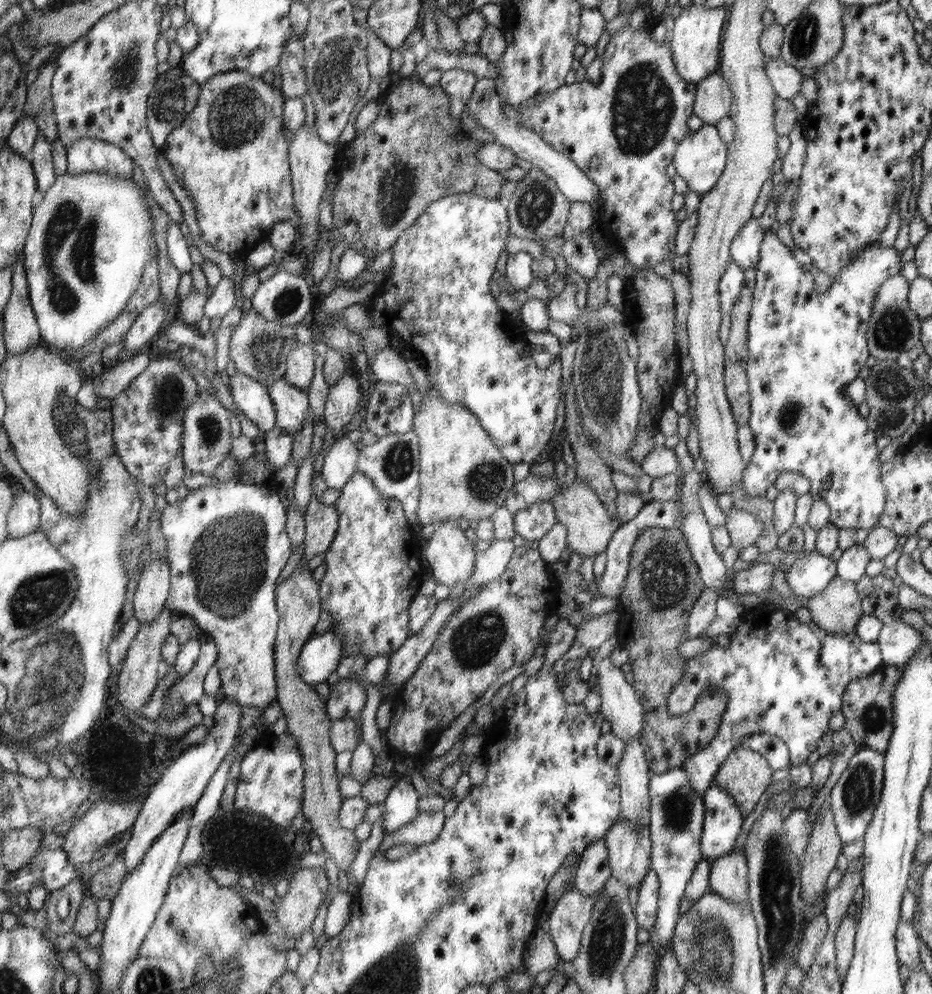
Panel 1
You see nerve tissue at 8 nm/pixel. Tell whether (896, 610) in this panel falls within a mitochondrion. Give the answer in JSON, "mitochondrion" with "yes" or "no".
{"mitochondrion":"no"}

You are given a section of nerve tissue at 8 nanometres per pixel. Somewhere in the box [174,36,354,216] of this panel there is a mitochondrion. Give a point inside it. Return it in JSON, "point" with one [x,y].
{"point":[237,118]}

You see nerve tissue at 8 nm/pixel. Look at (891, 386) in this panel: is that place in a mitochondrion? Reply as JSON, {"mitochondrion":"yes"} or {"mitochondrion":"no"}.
{"mitochondrion":"yes"}

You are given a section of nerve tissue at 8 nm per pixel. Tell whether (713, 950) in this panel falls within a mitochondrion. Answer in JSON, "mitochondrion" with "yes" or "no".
{"mitochondrion":"yes"}

